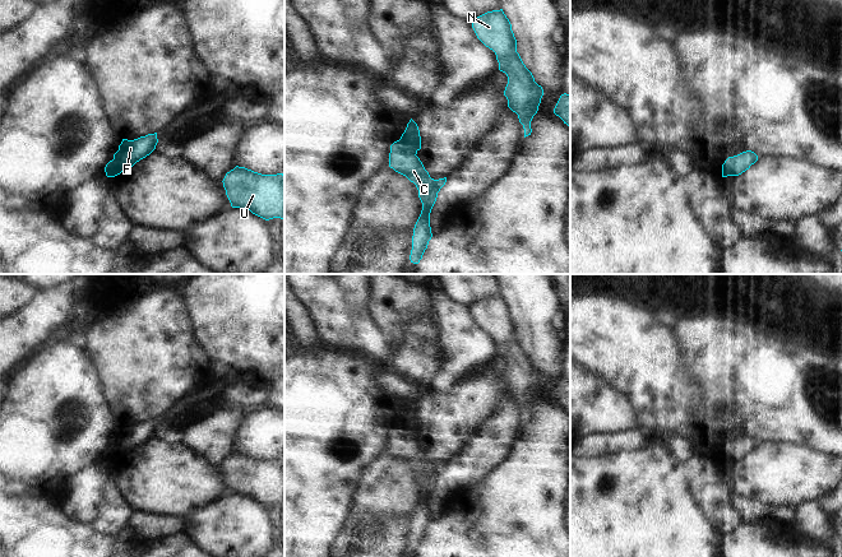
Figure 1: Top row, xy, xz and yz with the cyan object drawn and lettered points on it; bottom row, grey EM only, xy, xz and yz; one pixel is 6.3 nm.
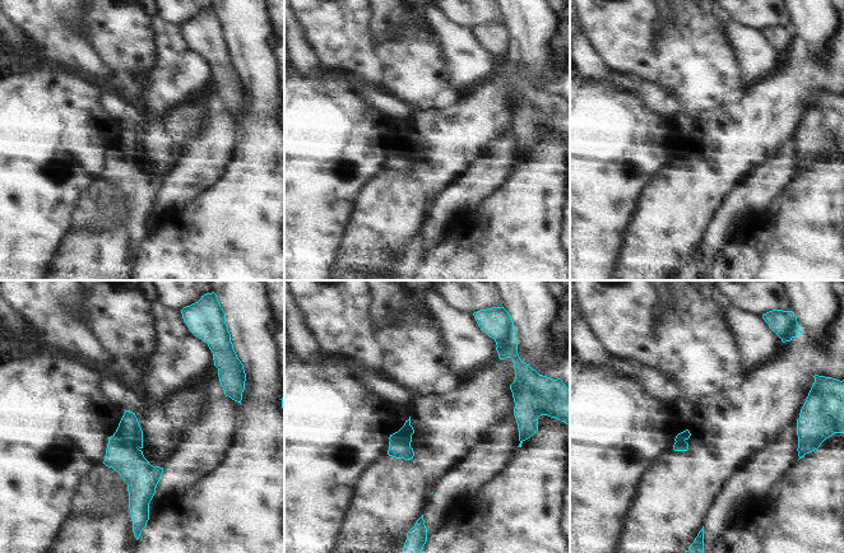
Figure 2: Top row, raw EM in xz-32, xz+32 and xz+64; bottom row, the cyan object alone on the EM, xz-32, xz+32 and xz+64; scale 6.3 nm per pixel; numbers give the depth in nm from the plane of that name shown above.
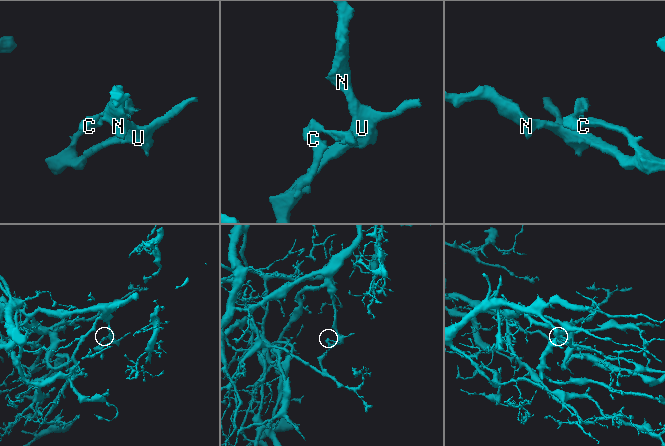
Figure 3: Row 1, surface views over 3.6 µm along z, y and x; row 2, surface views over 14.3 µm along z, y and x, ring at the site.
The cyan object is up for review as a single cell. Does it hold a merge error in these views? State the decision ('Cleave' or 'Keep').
Cleave

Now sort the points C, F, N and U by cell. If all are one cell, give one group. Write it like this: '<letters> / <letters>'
C N U / F

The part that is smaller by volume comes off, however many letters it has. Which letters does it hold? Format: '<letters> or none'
F

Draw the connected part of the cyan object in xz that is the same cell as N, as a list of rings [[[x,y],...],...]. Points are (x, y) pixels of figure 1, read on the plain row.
[[[503,294],[487,297],[471,306],[477,324],[496,340],[499,356],[508,362],[504,381],[508,393],[518,400],[524,423],[531,421],[531,407],[538,396],[543,375],[517,338],[517,325]]]

